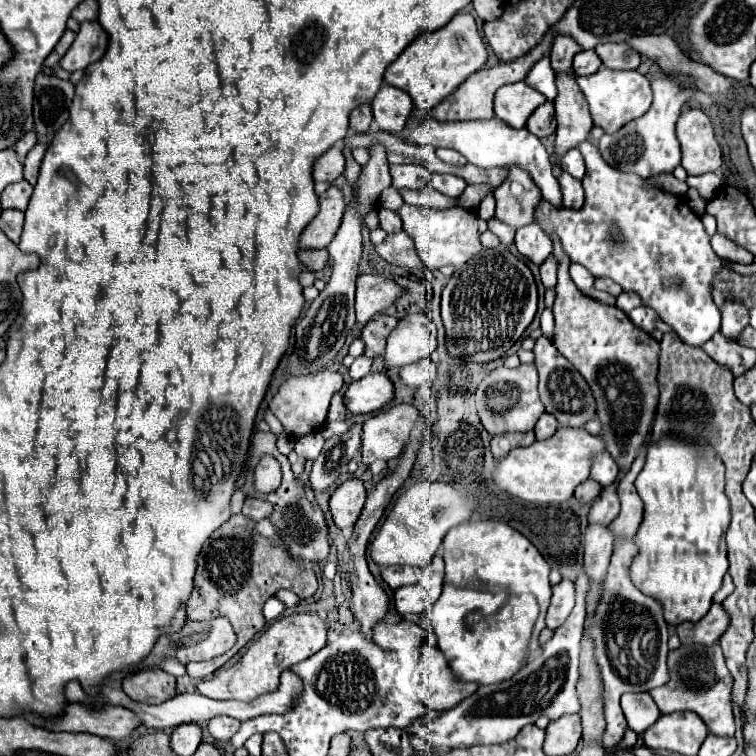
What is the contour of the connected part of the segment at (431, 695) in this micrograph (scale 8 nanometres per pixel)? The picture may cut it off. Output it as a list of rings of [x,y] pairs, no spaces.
[[[425,642],[421,652],[423,658],[415,672],[415,692],[425,708],[431,712],[445,712],[477,690],[477,684],[457,682],[453,678],[453,672],[437,646]]]

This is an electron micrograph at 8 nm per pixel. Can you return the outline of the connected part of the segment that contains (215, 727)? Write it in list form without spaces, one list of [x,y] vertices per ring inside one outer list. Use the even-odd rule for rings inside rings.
[[[217,716],[209,720],[207,730],[215,740],[231,740],[231,736],[239,730],[239,722],[231,716]]]

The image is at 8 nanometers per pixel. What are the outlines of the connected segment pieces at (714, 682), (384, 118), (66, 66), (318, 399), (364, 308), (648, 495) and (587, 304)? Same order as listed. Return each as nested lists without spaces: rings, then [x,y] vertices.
[[[681,646],[679,650],[669,652],[669,674],[671,680],[661,686],[653,688],[649,694],[659,704],[661,714],[673,714],[679,710],[691,710],[701,716],[707,724],[709,732],[715,736],[733,736],[735,734],[735,720],[733,720],[733,706],[731,706],[731,686],[733,678],[725,666],[725,658],[721,654],[721,646]]]
[[[383,84],[371,102],[371,110],[379,130],[397,134],[405,128],[405,122],[413,110],[413,102],[411,96],[407,96],[403,90]]]
[[[83,22],[75,44],[61,58],[61,68],[67,72],[85,70],[89,64],[97,62],[107,50],[107,32],[99,22]]]
[[[319,370],[309,376],[291,376],[283,382],[279,392],[269,402],[269,410],[285,426],[285,436],[297,440],[309,432],[317,432],[323,428],[331,396],[337,390],[341,390],[341,386],[343,386],[343,376],[335,370]]]
[[[361,274],[357,278],[357,294],[355,294],[357,322],[365,326],[375,314],[385,312],[401,296],[403,296],[403,288],[399,284],[383,276]]]
[[[665,434],[647,446],[645,466],[635,480],[635,488],[645,504],[645,514],[635,534],[637,556],[631,564],[631,578],[641,592],[663,604],[665,620],[671,626],[685,620],[697,622],[707,614],[713,594],[721,588],[727,572],[725,532],[729,528],[731,508],[729,498],[725,496],[725,466],[703,440],[681,440],[679,436]]]
[[[553,238],[553,246],[553,256],[559,260],[559,280],[555,288],[557,298],[553,304],[553,344],[567,360],[571,360],[581,376],[589,380],[589,386],[597,400],[597,420],[603,422],[603,432],[599,436],[605,440],[607,452],[619,464],[619,478],[623,478],[623,474],[635,460],[639,446],[651,430],[655,408],[659,402],[659,342],[637,328],[623,310],[617,312],[617,306],[607,306],[581,294],[567,272],[571,262],[565,256],[559,240]]]

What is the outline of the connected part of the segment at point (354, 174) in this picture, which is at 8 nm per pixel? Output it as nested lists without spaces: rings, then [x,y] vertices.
[[[343,148],[343,154],[345,154],[345,160],[347,160],[347,166],[345,166],[345,178],[347,178],[347,180],[353,184],[353,188],[355,188],[355,182],[357,182],[357,178],[359,178],[361,166],[353,160],[349,148]]]

